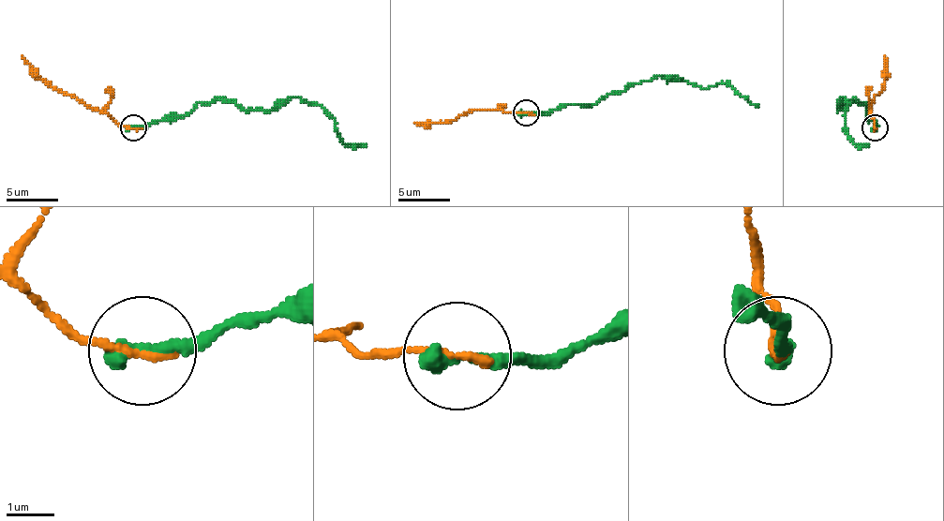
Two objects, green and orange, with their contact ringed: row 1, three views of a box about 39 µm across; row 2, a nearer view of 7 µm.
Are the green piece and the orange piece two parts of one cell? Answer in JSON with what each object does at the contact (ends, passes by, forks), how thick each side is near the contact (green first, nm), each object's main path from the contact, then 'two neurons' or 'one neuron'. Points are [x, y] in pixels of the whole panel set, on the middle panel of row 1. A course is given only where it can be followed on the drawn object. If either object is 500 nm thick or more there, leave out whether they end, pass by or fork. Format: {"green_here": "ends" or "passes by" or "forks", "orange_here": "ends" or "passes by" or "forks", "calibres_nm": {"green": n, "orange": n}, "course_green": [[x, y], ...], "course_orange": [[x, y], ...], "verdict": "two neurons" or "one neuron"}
{"green_here": "ends", "orange_here": "ends", "calibres_nm": {"green": 400, "orange": 190}, "course_green": [[526, 112], [591, 104], [659, 76], [709, 89], [727, 83], [758, 107]], "course_orange": [[526, 112], [469, 110], [453, 120], [414, 123]], "verdict": "one neuron"}

